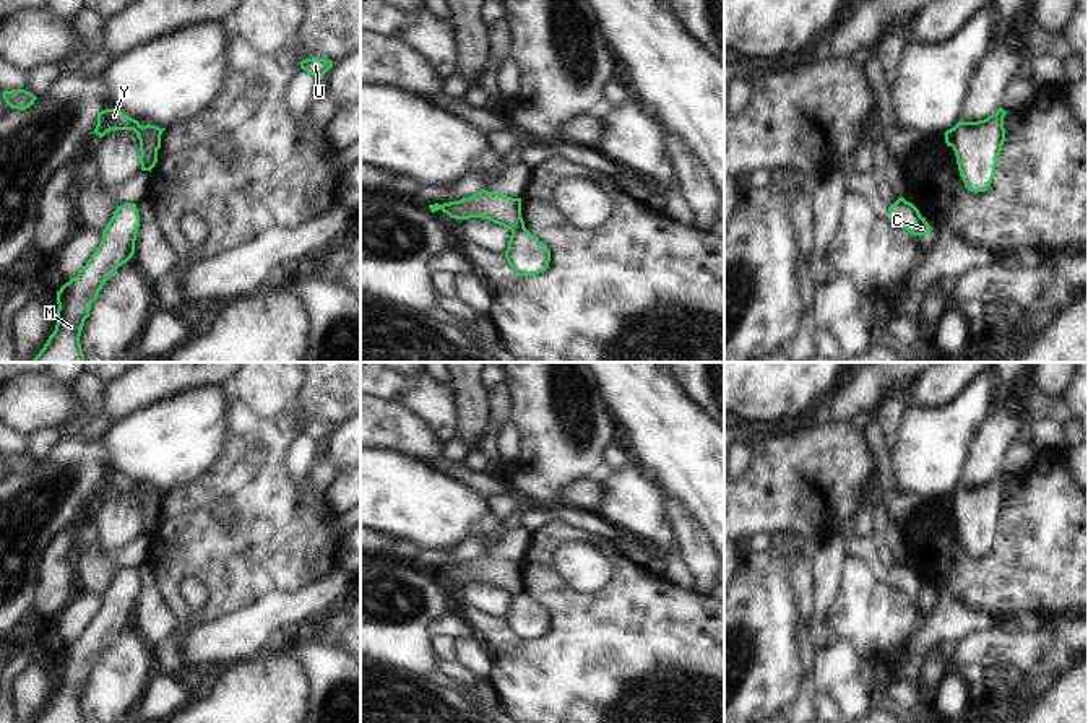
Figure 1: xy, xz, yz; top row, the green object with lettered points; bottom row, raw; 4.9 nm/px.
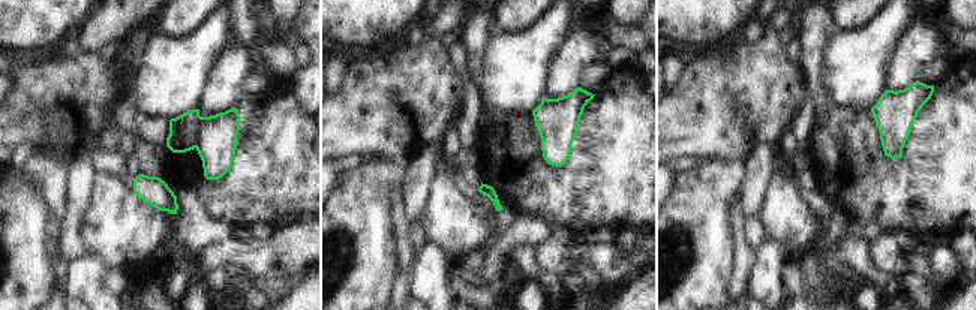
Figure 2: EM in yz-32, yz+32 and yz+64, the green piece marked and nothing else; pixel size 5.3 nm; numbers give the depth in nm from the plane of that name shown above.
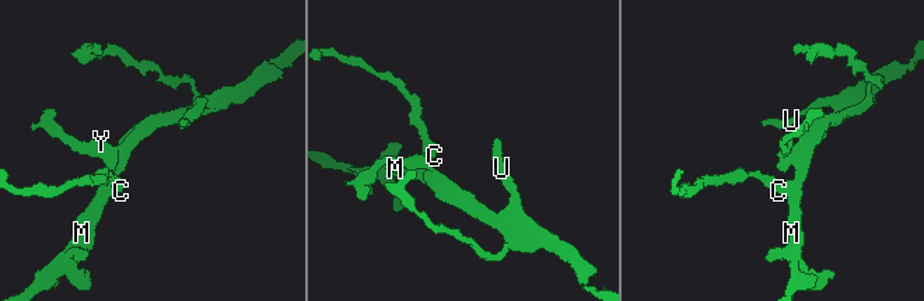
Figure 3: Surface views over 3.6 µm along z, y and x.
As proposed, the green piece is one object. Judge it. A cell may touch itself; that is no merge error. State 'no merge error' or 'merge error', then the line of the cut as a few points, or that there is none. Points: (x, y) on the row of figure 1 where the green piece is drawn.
merge error; cut in xz along (523, 225), (512, 233)

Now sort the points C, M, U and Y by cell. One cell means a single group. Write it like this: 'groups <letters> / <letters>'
groups C M U / Y

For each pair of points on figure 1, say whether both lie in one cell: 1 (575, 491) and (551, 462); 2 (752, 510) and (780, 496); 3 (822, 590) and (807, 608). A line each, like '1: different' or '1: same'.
1: different
2: same
3: different

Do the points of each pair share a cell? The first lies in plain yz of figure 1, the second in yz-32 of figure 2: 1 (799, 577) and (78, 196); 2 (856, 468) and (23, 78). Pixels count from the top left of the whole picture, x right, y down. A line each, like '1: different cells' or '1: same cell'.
1: different cells
2: same cell

